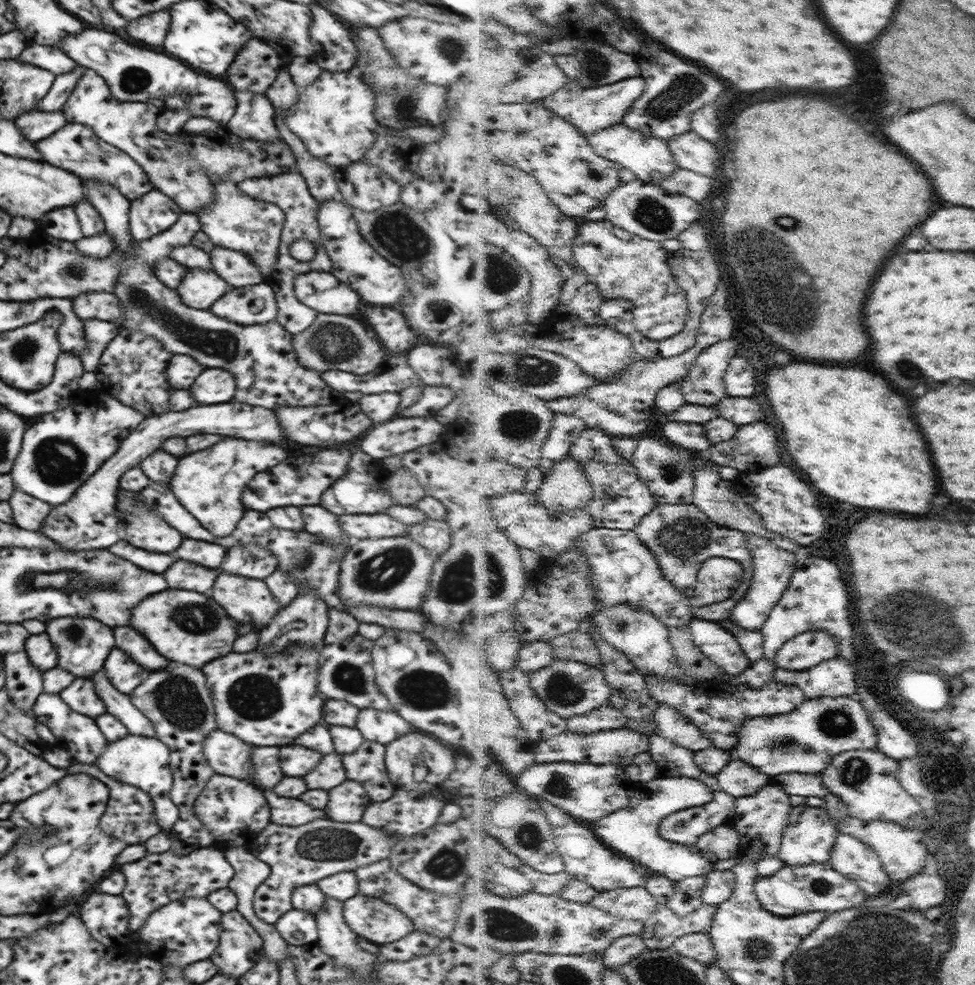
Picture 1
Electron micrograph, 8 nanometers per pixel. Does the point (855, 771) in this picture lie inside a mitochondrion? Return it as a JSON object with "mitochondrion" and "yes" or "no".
{"mitochondrion":"yes"}

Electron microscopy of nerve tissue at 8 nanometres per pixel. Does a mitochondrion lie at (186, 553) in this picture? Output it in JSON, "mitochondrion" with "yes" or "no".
{"mitochondrion":"no"}

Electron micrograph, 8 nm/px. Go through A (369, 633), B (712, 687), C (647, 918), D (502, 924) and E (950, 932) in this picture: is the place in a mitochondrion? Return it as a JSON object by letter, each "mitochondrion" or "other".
{"A":"other","B":"other","C":"other","D":"mitochondrion","E":"other"}

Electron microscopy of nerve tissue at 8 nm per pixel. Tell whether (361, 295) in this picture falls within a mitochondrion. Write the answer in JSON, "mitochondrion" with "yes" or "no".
{"mitochondrion":"no"}

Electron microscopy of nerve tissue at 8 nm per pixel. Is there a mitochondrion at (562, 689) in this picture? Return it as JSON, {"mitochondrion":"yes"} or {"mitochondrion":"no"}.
{"mitochondrion":"yes"}

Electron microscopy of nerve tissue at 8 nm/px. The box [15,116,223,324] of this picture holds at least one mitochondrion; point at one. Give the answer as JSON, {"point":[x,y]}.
{"point":[71,271]}

